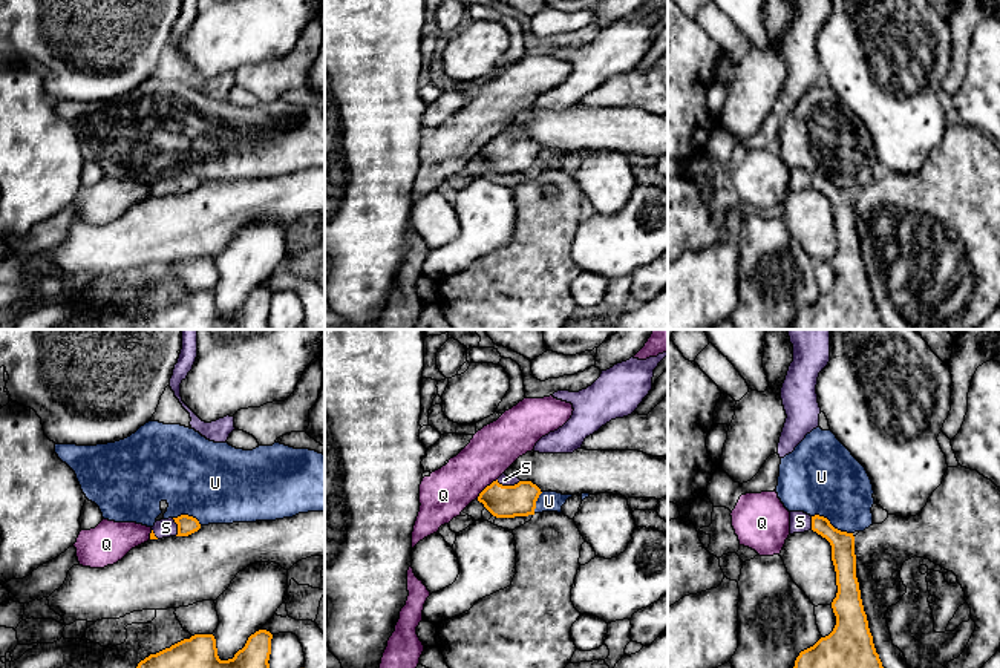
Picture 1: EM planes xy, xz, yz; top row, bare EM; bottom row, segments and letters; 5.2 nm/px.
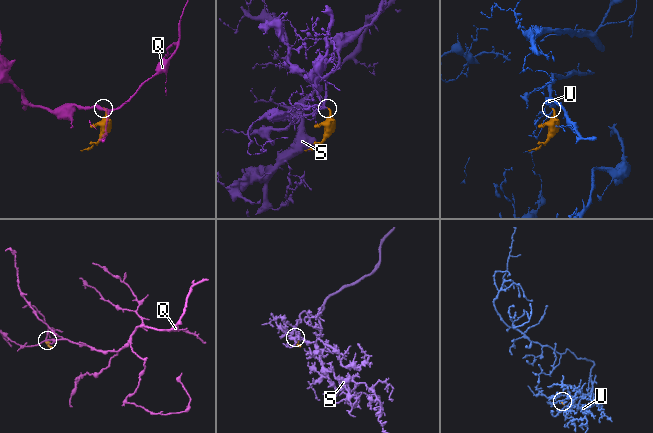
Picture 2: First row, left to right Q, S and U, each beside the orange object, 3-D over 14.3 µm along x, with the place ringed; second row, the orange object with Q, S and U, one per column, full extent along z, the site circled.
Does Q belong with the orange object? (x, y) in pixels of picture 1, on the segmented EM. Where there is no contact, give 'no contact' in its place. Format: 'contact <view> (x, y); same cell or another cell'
contact xz (486, 487); another cell

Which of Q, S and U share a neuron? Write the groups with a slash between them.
Q / S / U

